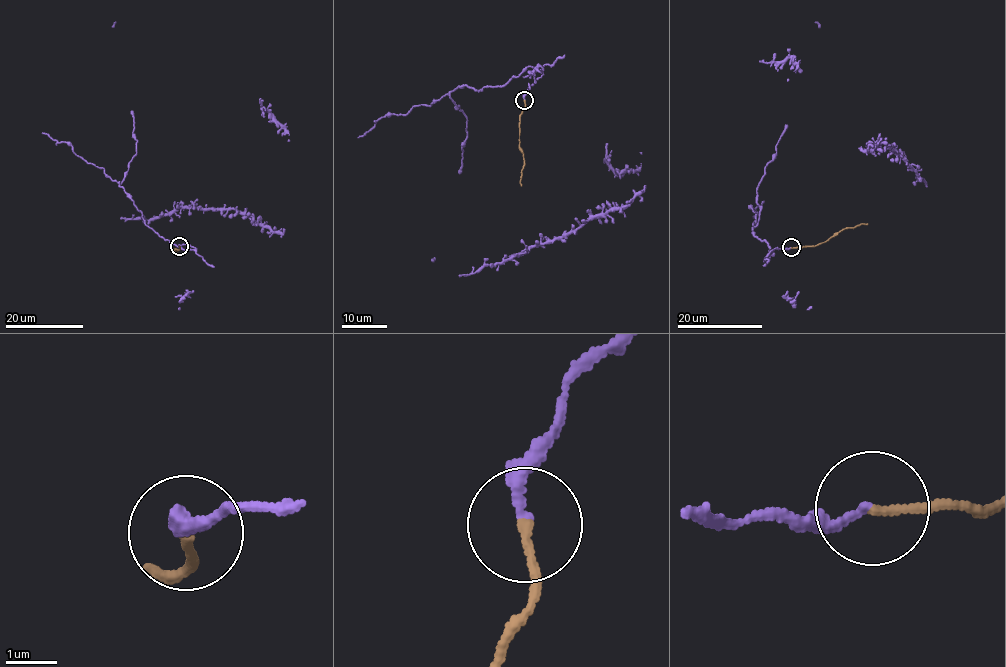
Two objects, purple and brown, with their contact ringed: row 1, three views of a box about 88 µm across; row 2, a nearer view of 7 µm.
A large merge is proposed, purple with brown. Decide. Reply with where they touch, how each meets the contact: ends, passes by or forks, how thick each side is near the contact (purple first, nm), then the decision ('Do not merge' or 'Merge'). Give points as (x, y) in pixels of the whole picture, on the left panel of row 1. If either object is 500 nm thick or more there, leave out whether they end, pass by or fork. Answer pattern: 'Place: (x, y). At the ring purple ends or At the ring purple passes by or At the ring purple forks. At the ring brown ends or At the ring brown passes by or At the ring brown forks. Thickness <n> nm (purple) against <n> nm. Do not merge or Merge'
Place: (179, 246). At the ring purple passes by. At the ring brown ends. Thickness 150 nm (purple) against 180 nm. Merge

